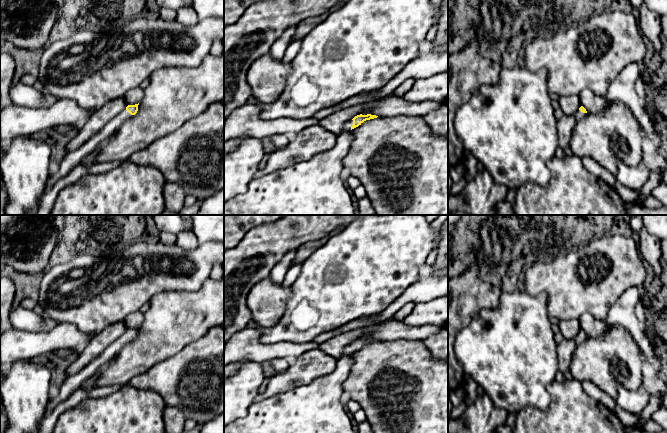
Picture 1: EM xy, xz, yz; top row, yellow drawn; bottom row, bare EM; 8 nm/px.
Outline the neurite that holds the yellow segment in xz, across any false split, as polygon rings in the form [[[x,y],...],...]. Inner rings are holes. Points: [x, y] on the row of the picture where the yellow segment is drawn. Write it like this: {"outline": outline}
{"outline": [[[367,114],[367,115],[357,115],[355,116],[352,120],[353,120],[353,125],[351,126],[351,130],[358,127],[359,125],[361,125],[364,121],[366,120],[370,120],[370,119],[374,119],[377,118],[378,116],[376,115],[371,115],[371,114]]]}

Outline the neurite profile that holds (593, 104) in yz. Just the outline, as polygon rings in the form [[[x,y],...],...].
[[[584,90],[581,92],[579,98],[581,100],[582,106],[589,113],[598,113],[606,109],[613,101],[601,96],[596,96],[589,90]]]

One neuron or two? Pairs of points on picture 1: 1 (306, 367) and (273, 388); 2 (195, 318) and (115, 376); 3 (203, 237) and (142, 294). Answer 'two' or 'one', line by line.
1: one
2: one
3: two

